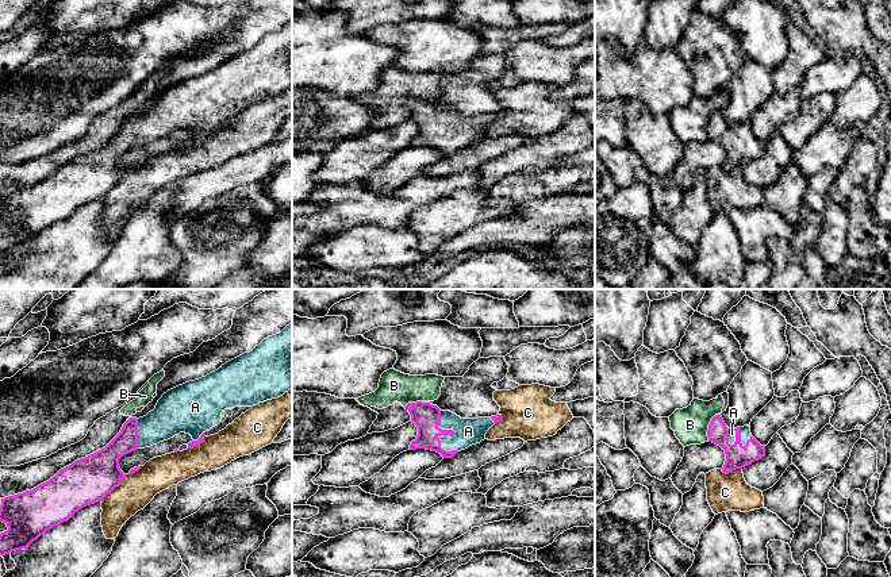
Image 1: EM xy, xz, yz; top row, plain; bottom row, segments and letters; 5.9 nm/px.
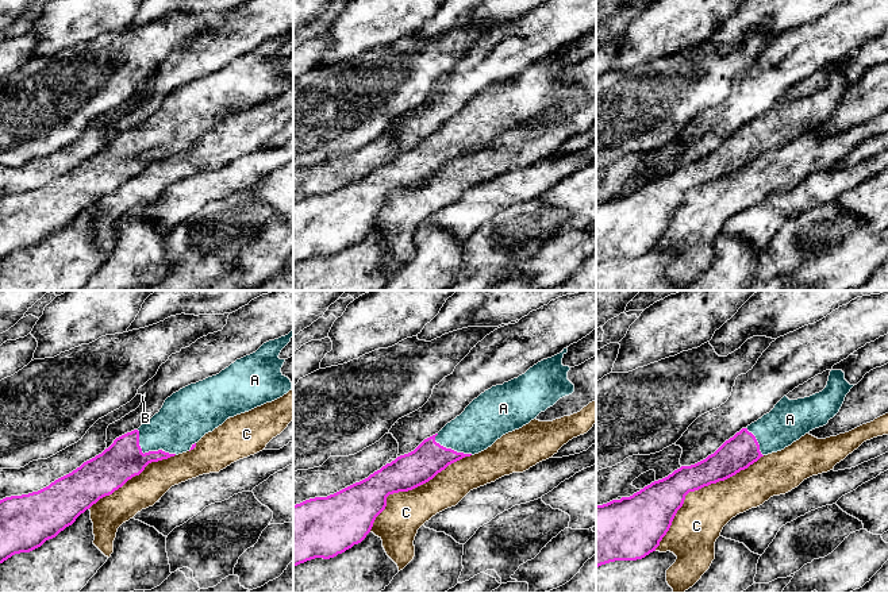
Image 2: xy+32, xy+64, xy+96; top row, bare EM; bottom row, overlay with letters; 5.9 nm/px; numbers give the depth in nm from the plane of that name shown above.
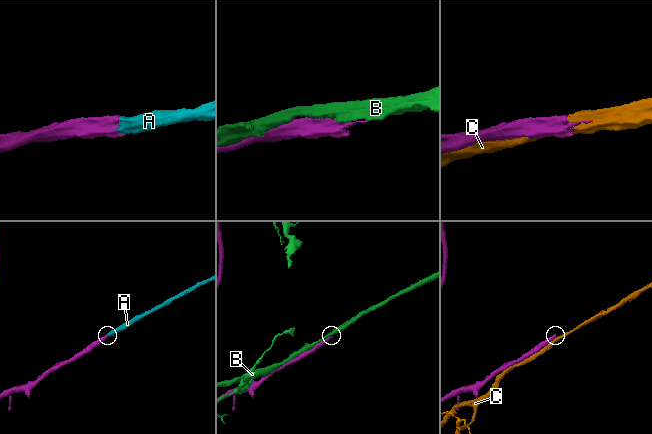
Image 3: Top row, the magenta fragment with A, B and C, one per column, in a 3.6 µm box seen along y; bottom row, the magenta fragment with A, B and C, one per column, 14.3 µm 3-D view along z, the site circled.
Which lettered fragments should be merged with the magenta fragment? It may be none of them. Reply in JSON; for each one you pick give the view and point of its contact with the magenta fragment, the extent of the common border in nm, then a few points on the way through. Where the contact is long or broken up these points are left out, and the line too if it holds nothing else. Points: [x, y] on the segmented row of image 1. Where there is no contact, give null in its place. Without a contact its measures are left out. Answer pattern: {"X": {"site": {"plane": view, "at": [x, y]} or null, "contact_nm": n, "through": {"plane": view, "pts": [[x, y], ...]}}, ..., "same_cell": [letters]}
{"A": {"site": {"plane": "xz", "at": [449, 434]}, "contact_nm": 260}, "same_cell": ["A"]}

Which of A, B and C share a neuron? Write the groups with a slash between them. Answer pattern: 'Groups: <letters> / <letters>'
Groups: A / B / C

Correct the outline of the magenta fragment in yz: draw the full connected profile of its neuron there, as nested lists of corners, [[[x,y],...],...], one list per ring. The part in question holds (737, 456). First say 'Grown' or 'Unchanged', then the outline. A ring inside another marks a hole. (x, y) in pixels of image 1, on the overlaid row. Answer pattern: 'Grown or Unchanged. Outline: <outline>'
Grown. Outline: [[[721,413],[715,415],[707,430],[708,442],[725,450],[726,461],[722,472],[729,474],[742,469],[765,455],[765,446],[761,446],[750,434],[750,427],[729,428]]]

